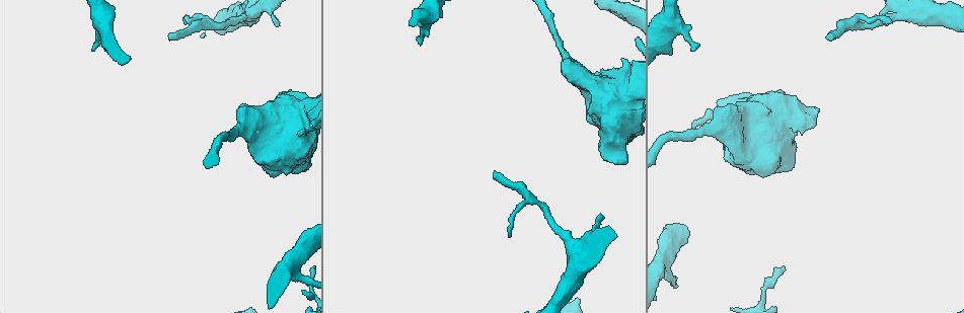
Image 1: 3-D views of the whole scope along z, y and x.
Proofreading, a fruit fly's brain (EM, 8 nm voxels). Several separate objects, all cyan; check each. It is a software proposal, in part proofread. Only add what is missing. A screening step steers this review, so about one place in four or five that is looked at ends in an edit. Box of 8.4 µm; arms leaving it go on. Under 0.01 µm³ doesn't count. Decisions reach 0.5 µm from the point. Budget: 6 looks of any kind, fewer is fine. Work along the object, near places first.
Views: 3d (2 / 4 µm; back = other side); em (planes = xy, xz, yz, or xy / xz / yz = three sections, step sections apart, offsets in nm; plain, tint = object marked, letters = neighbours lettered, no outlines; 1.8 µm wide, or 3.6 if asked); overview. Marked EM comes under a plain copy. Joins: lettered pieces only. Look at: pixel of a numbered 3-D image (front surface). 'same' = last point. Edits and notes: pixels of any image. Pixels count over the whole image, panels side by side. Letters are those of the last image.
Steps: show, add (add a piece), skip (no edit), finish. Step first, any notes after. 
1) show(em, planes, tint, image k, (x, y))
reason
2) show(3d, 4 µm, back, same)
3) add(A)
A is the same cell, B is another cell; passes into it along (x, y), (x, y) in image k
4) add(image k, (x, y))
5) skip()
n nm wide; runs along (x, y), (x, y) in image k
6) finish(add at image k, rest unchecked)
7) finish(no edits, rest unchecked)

show(3d, 2 µm, image 1, (93, 50))
tapers out

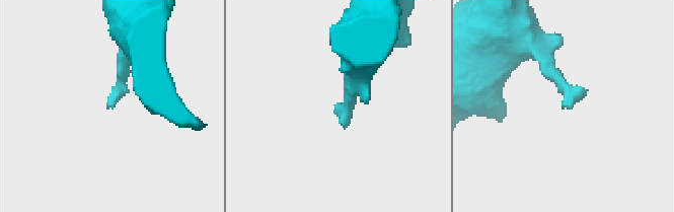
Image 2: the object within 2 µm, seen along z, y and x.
show(em, planes, letters, image 2, (335, 108))

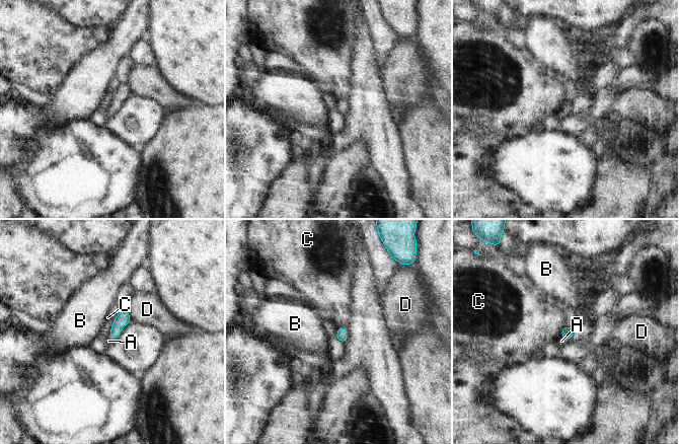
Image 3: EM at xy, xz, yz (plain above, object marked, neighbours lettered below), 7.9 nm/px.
add(A)
A is the same cell, B, C and D are other cells; passes into it along (123, 318), (111, 338), (108, 341) in image 3; it goes on there

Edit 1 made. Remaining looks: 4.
show(overview)

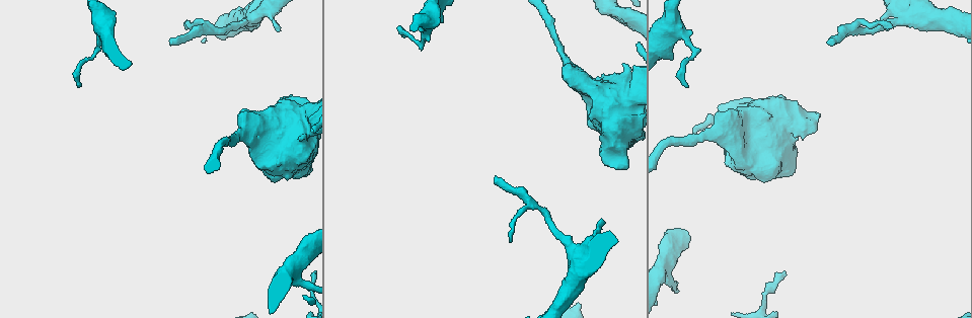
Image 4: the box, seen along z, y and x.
show(em, xy, step 8, tint, image 4, (171, 40))

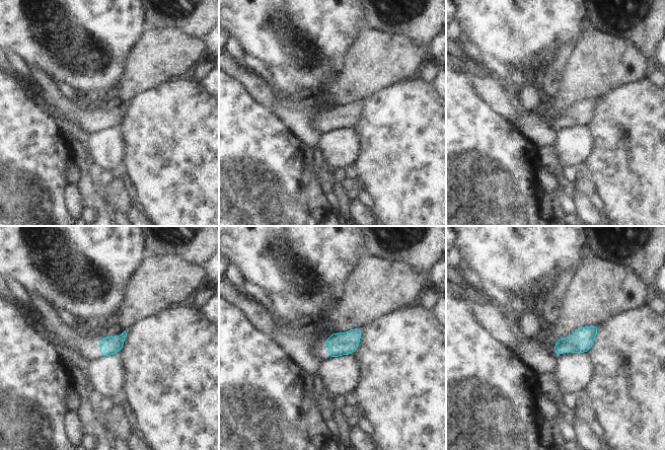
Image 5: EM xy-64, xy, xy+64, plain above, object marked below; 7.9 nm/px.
show(em, planes, letters, same)
cut it another way

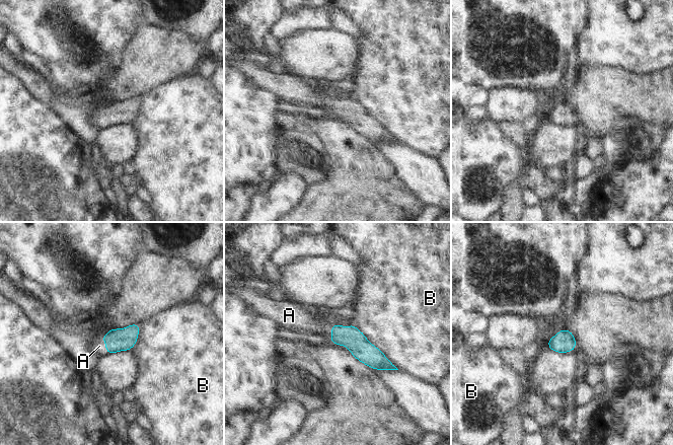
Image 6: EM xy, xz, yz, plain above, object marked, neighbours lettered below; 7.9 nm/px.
add(A)
A is the same cell, B is another cell; passes into it along (116, 341), (105, 346), (99, 346) in image 6; it goes on there

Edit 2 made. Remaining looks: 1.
finish(add at image 3, add at image 6, rest unchecked)

